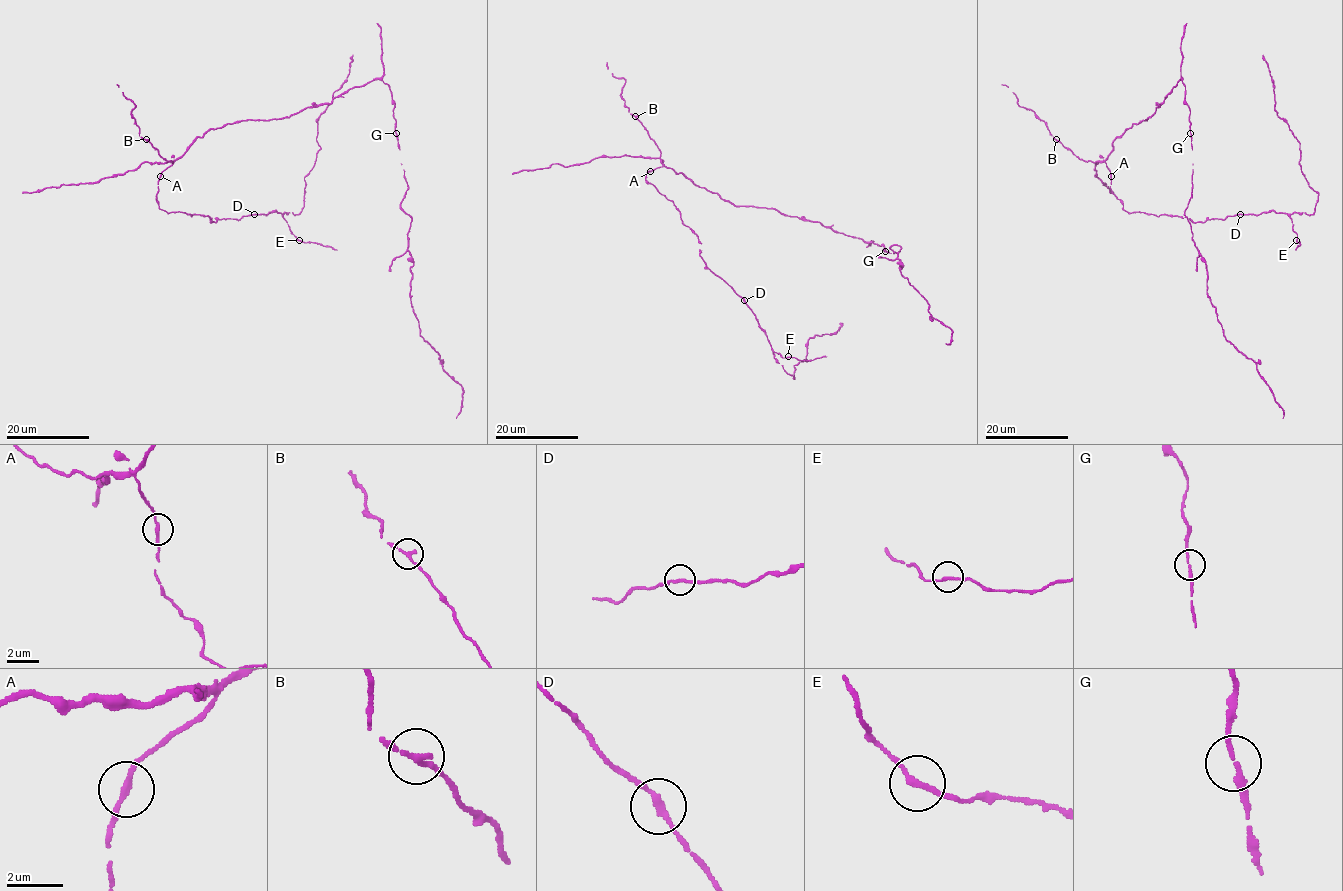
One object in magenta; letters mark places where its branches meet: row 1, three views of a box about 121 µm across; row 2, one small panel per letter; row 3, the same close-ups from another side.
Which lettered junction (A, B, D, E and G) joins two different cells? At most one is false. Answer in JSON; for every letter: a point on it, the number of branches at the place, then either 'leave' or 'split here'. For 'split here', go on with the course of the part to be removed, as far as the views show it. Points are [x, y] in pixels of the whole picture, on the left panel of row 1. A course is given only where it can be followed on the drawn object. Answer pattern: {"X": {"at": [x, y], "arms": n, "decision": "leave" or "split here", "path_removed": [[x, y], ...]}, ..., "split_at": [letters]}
{"A": {"at": [160, 176], "arms": 2, "decision": "leave"}, "B": {"at": [146, 139], "arms": 2, "decision": "leave"}, "D": {"at": [254, 214], "arms": 2, "decision": "leave"}, "E": {"at": [299, 240], "arms": 2, "decision": "leave"}, "G": {"at": [396, 133], "arms": 2, "decision": "leave"}, "split_at": []}

